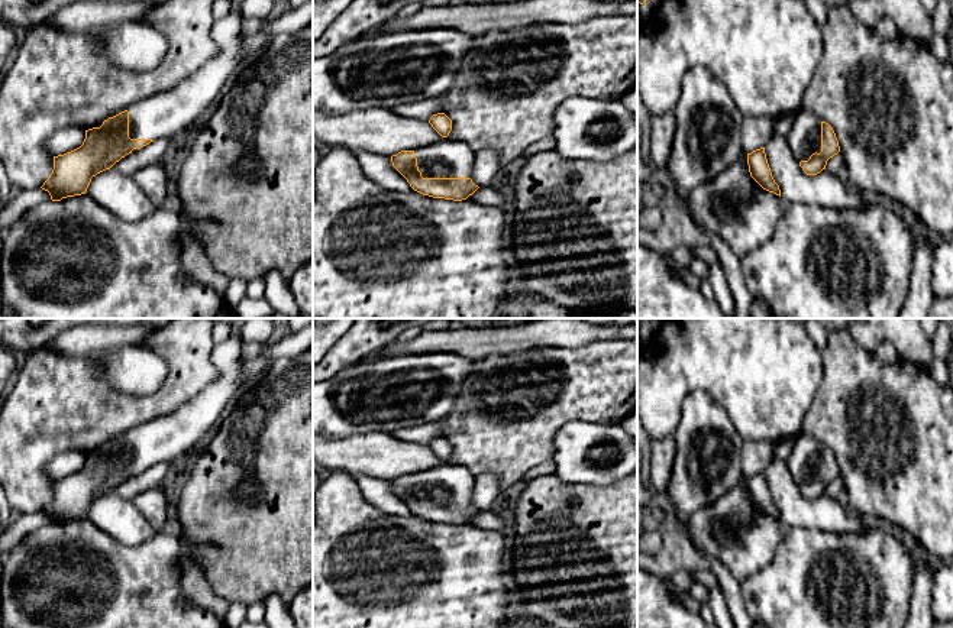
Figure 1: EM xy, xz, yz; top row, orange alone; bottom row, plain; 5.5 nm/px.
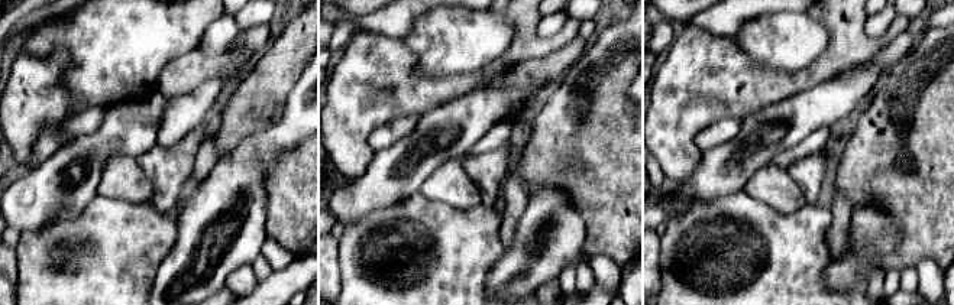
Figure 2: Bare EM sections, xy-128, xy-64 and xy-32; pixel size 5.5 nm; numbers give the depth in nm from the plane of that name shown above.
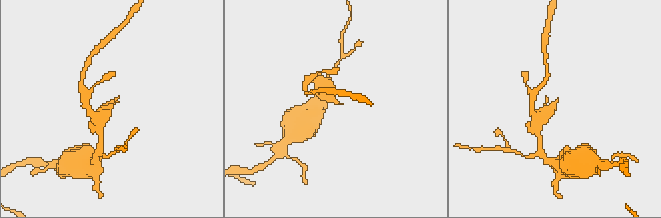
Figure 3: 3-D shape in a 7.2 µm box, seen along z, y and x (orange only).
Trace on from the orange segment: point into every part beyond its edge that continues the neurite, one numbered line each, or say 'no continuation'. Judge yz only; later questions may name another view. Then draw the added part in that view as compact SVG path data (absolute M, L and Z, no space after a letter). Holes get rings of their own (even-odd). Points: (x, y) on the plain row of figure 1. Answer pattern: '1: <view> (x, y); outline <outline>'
1: yz (804, 462); outline M804 433L795 437L785 462L798 486L808 485L813 478L821 476L821 446L820 441Z

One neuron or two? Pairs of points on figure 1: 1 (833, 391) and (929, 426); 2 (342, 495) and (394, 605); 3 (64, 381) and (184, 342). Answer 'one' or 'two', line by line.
1: one
2: one
3: one

